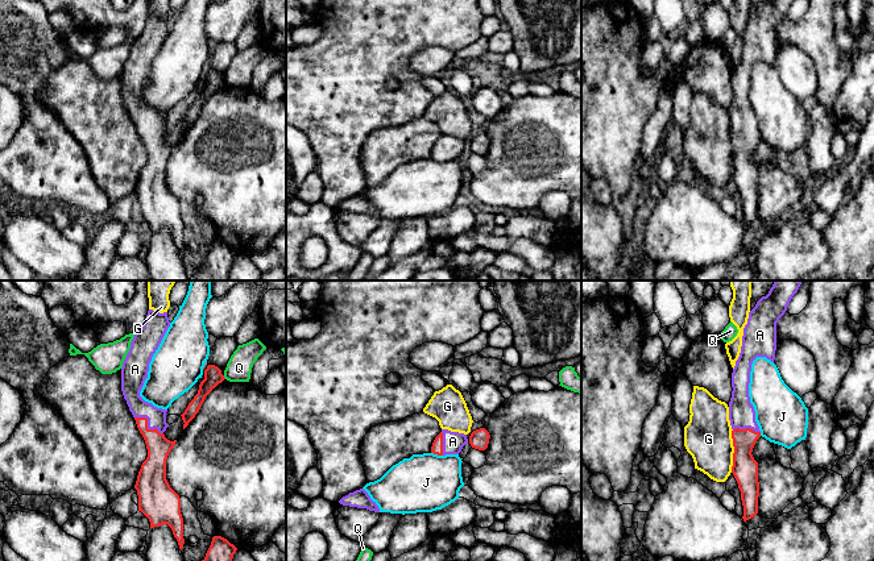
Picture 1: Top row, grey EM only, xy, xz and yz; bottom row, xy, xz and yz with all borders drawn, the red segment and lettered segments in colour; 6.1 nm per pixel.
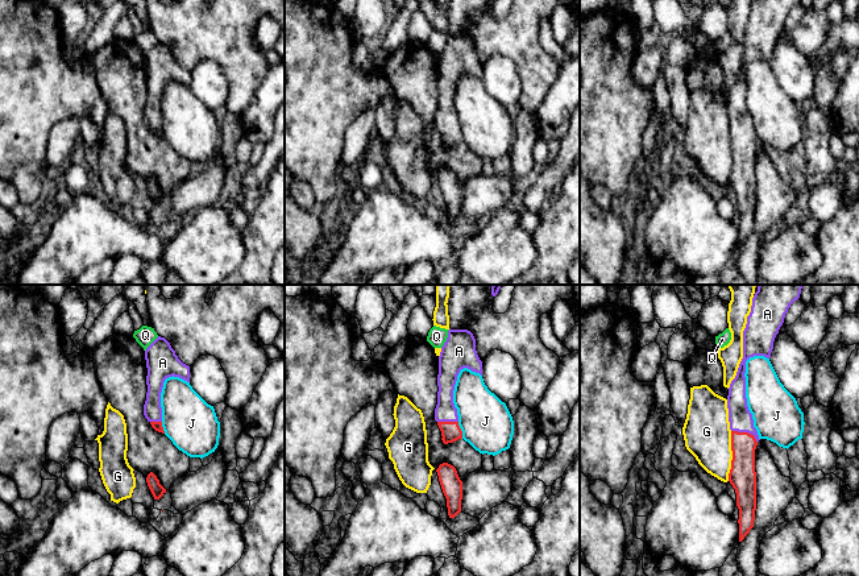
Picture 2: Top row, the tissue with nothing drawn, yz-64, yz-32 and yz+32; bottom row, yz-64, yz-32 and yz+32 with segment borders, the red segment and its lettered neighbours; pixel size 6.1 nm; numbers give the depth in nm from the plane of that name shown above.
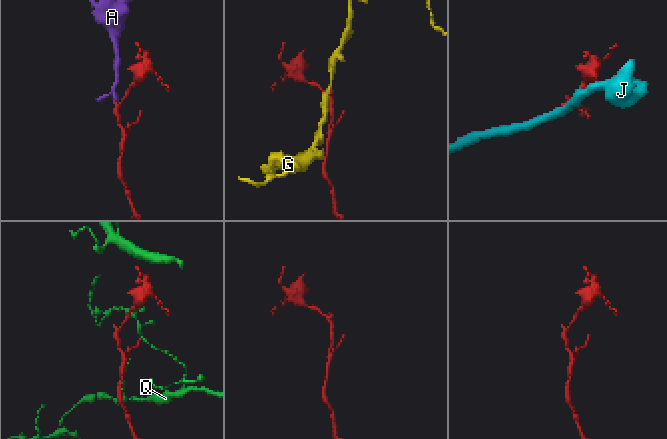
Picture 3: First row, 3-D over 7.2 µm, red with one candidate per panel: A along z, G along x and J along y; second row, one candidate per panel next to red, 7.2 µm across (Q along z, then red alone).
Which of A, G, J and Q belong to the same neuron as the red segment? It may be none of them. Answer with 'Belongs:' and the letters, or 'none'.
Belongs: A

